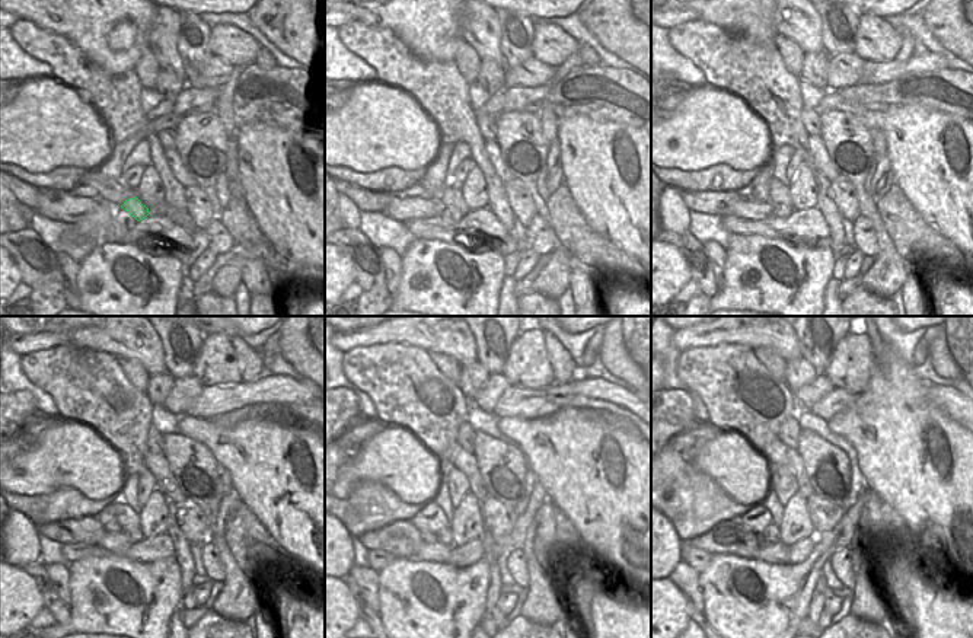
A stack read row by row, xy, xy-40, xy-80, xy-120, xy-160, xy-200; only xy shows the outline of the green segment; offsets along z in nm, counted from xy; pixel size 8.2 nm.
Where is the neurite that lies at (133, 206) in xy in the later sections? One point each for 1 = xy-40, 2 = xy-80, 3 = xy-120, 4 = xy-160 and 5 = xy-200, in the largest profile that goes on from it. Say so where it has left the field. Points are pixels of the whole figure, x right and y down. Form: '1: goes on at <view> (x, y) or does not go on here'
1: goes on at xy-40 (452, 195)
2: goes on at xy-80 (763, 190)
3: goes on at xy-120 (115, 517)
4: goes on at xy-160 (430, 519)
5: goes on at xy-200 (756, 519)

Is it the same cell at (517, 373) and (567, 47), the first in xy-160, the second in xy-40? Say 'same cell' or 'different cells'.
same cell

